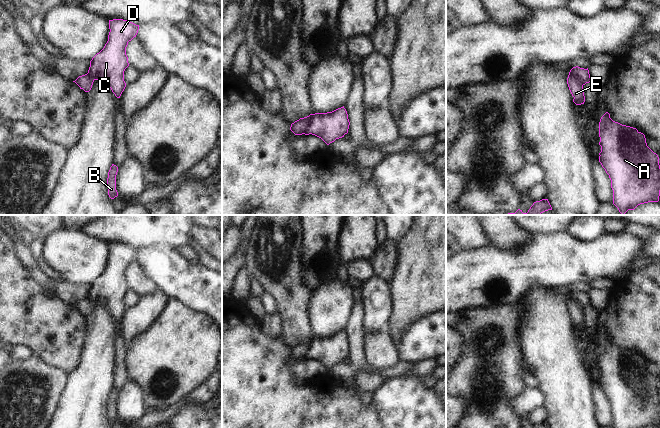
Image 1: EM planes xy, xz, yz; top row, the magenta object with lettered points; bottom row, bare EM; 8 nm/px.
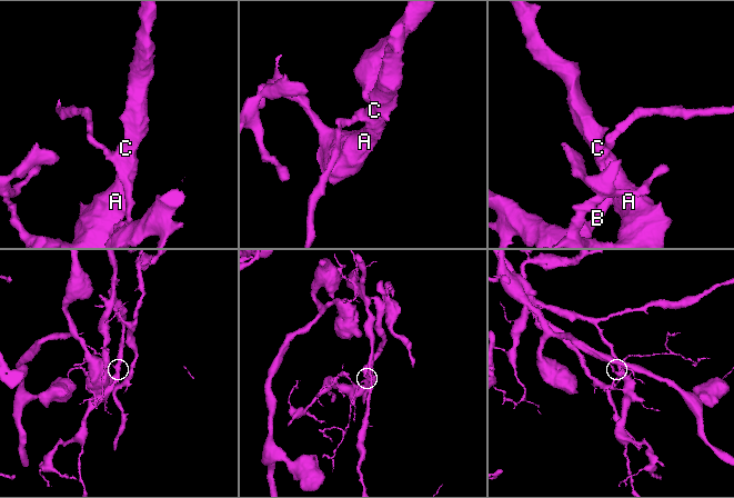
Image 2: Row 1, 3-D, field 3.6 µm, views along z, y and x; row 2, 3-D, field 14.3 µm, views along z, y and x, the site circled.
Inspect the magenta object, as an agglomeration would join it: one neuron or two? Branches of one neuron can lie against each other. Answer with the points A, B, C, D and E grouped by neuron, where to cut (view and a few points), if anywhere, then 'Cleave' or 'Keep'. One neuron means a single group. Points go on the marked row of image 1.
Groups: A C D / B E. Split along xz (312, 114), (303, 133). Cleave

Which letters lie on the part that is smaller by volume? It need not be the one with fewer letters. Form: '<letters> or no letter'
B, E

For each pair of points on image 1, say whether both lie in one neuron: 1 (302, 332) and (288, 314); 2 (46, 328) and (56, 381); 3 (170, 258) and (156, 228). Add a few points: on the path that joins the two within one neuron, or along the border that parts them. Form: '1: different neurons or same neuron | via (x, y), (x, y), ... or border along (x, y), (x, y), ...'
1: same neuron | via (298, 328), (292, 318)
2: different neurons | border along (33, 354), (68, 373)
3: different neurons | border along (173, 246), (149, 245), (141, 249)

